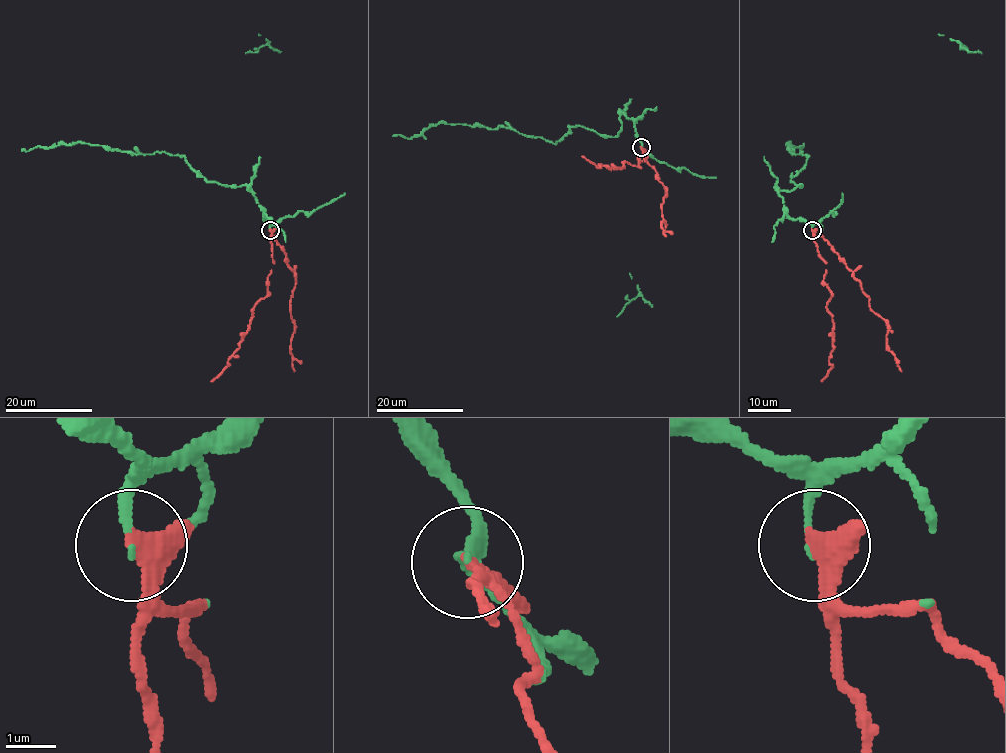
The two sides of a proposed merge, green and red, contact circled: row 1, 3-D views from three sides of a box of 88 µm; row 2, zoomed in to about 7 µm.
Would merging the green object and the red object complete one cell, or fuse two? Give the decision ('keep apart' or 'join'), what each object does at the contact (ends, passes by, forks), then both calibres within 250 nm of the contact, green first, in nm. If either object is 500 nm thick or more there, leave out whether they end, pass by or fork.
join; green ends there; red passes by; 140 nm thick on the green side, 280 nm on the other

